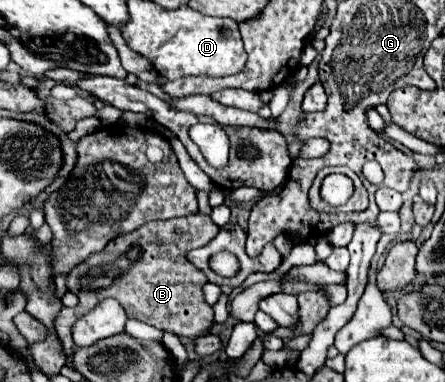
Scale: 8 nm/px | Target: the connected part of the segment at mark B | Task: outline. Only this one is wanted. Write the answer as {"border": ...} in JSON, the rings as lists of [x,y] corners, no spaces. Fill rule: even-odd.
{"border":[[[199,212],[185,218],[159,220],[155,224],[159,226],[159,232],[155,234],[155,242],[149,242],[145,250],[143,228],[137,228],[135,232],[117,236],[105,250],[91,254],[67,274],[67,290],[77,294],[79,306],[61,308],[59,316],[55,316],[55,330],[65,344],[69,358],[73,352],[71,324],[105,298],[119,300],[127,318],[141,320],[175,336],[195,336],[213,326],[213,308],[203,300],[207,278],[185,258],[185,254],[213,240],[219,228],[209,216]]]}

